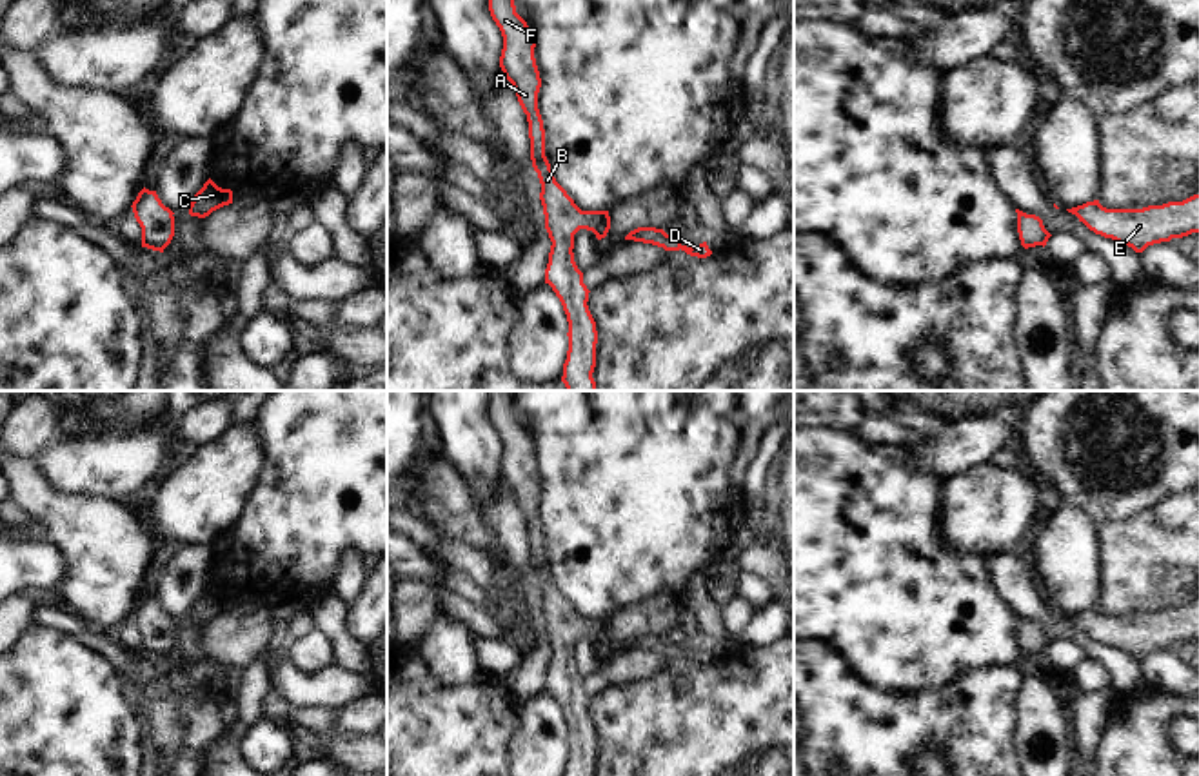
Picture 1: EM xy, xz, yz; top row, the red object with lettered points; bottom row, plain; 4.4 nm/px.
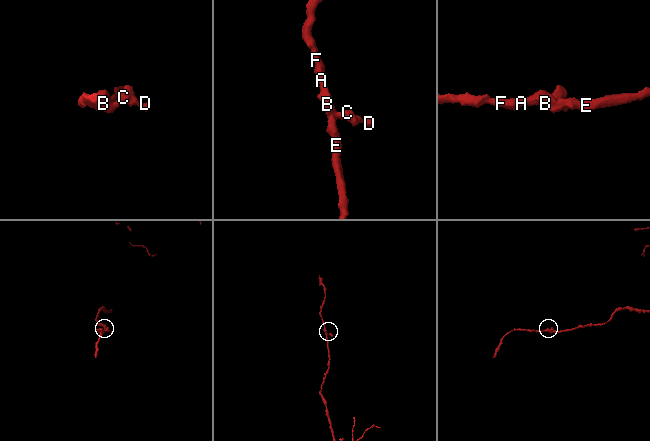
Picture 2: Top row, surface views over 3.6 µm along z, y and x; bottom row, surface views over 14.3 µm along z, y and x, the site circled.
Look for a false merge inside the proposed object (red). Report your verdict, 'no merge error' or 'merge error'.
no merge error

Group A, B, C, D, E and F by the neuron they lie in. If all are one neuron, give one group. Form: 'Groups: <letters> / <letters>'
Groups: A B C D E F.

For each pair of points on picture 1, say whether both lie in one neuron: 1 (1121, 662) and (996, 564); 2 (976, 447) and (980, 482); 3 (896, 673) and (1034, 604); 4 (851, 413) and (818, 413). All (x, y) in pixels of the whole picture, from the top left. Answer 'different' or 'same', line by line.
1: same
2: different
3: different
4: same

